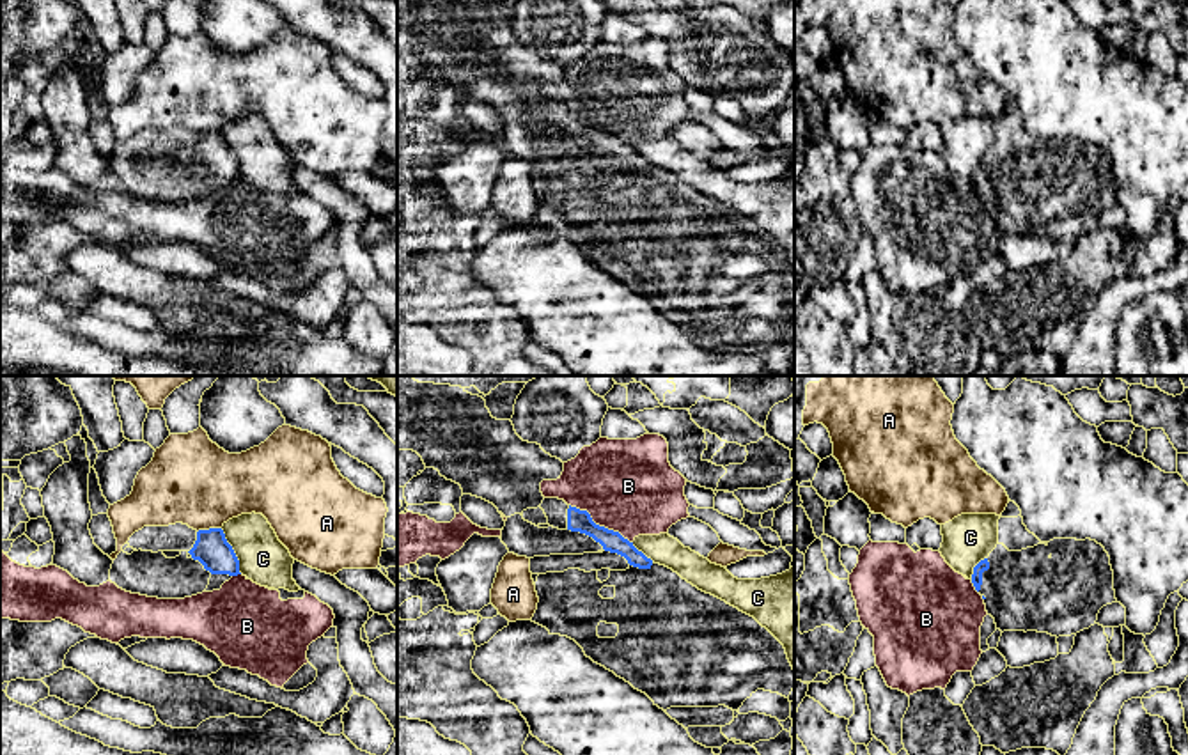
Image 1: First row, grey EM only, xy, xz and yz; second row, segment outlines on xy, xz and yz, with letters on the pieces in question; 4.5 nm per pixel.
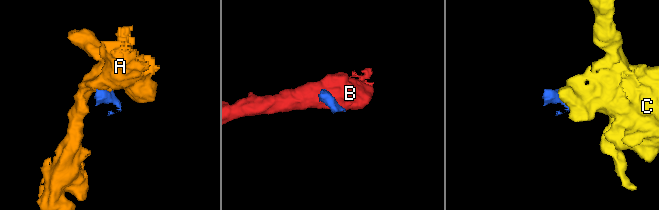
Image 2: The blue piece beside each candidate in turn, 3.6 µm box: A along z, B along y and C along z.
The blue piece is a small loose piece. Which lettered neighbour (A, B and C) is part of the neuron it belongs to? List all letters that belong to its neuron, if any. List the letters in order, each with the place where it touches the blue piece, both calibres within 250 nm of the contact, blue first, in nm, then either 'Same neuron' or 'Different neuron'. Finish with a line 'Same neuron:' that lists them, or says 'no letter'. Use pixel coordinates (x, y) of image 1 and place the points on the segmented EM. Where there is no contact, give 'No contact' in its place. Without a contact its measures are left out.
A: Touches blue at xy (210, 529). Thickness 160 nm (blue) against 400 nm. Different neuron
B: Touches blue at xz (598, 525). Thickness 100 nm (blue) against 420 nm. Different neuron
C: Touches blue at xy (233, 552). Thickness 160 nm (blue) against 220 nm. Different neuron
Same neuron: no letter

